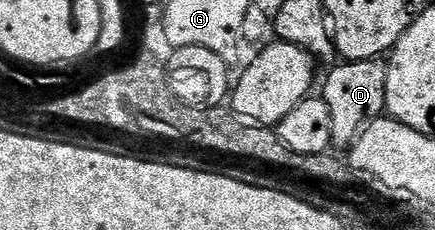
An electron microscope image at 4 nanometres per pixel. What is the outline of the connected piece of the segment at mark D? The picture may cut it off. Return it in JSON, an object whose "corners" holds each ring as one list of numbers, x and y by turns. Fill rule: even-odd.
{"corners":[[380,58,358,59,356,61,345,61,340,64,325,79,325,91,323,98,327,101,327,109,331,109,331,137,333,147,352,148,353,142,361,135,361,132,376,119,386,114,385,98,387,97,387,66]]}

